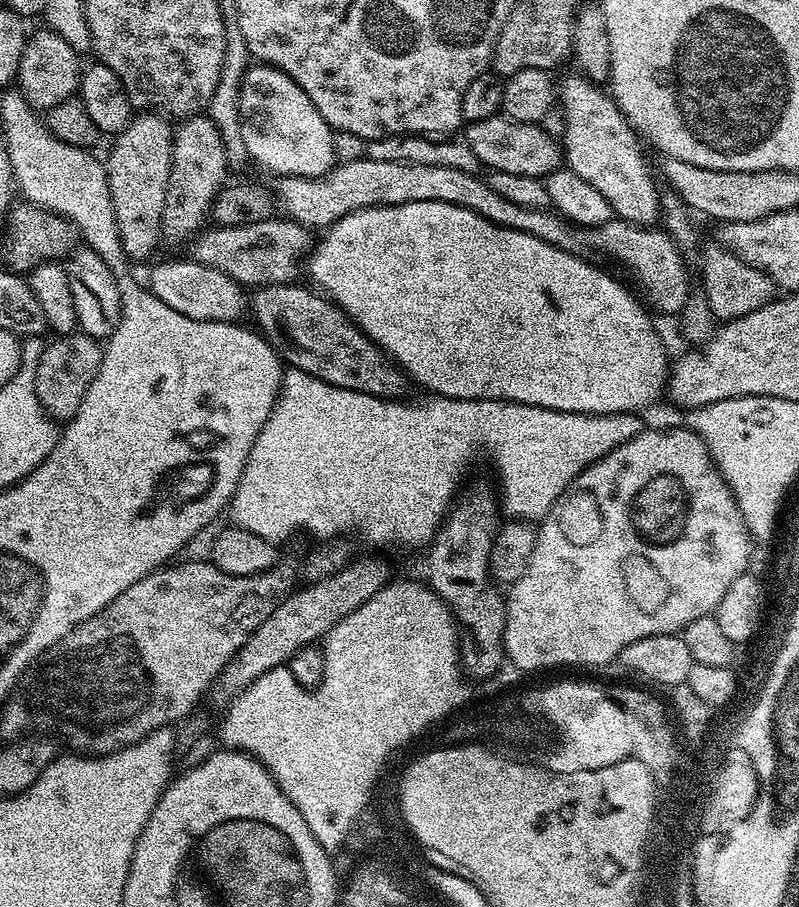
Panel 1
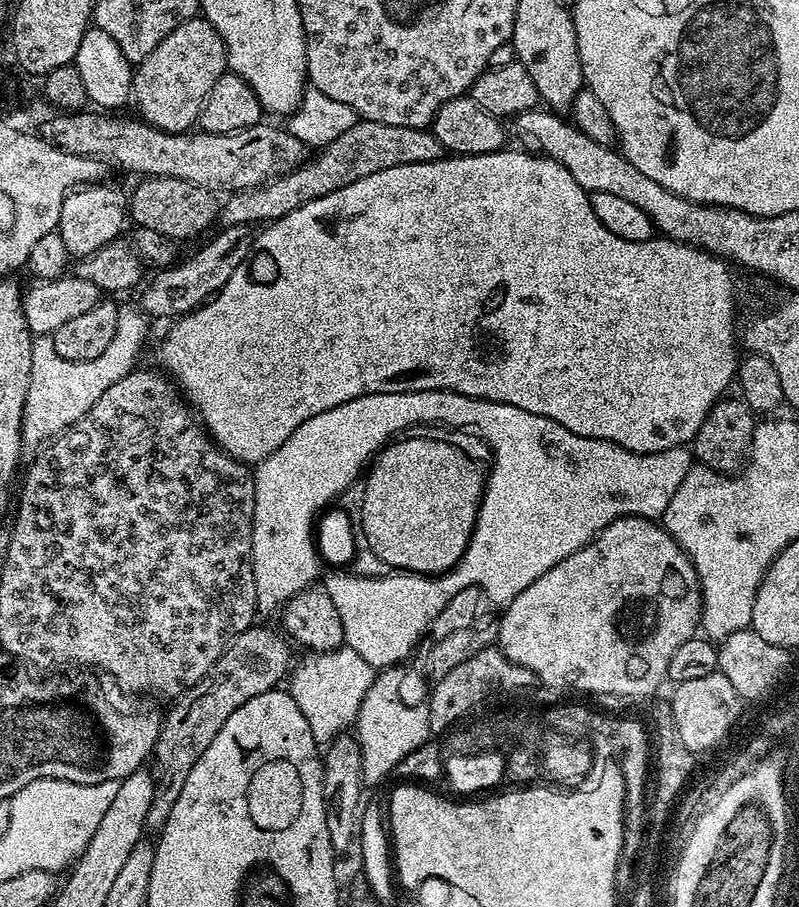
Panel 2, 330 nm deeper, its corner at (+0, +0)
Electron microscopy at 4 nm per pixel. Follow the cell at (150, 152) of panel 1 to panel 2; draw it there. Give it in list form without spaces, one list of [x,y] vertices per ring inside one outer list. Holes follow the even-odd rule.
[[[193,18],[182,22],[150,54],[146,54],[144,60],[135,65],[132,73],[132,95],[131,99],[136,100],[140,107],[139,115],[145,124],[151,124],[153,128],[161,128],[163,132],[187,132],[200,119],[200,111],[204,108],[204,99],[210,94],[214,82],[222,78],[222,74],[228,68],[228,48],[222,42],[218,30],[209,20]]]

